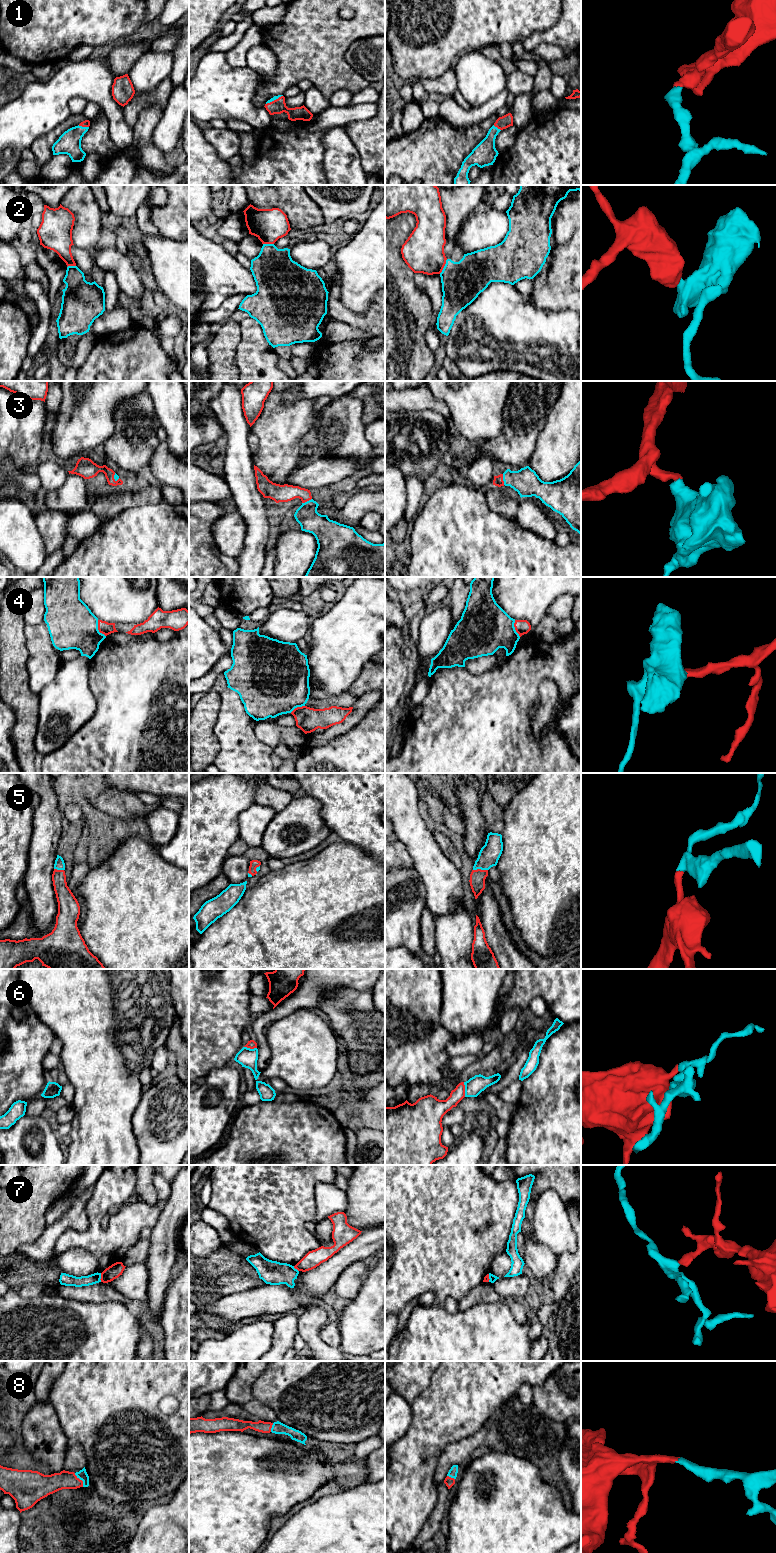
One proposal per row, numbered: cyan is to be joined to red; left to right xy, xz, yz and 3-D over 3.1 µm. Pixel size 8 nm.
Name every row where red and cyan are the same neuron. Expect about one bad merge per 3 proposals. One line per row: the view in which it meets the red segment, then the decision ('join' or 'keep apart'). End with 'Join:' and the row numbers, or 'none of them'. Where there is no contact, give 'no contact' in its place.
1: yz | join
2: yz | keep apart
3: yz | join
4: xy | join
5: yz | join
6: yz | keep apart
7: xy | keep apart
8: xy | join
Join: 1, 3, 4, 5, 8

